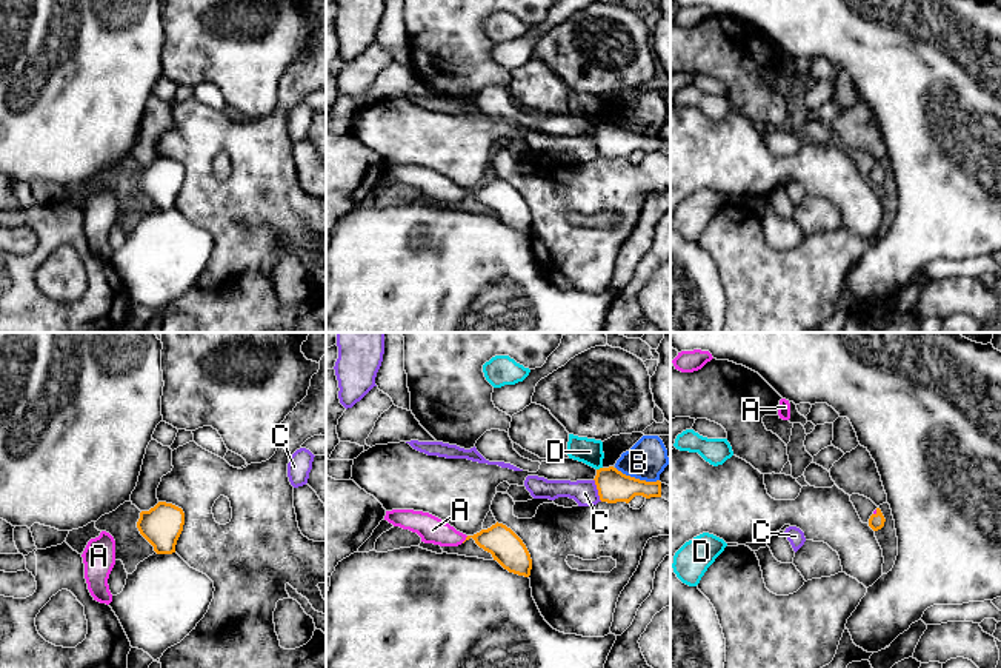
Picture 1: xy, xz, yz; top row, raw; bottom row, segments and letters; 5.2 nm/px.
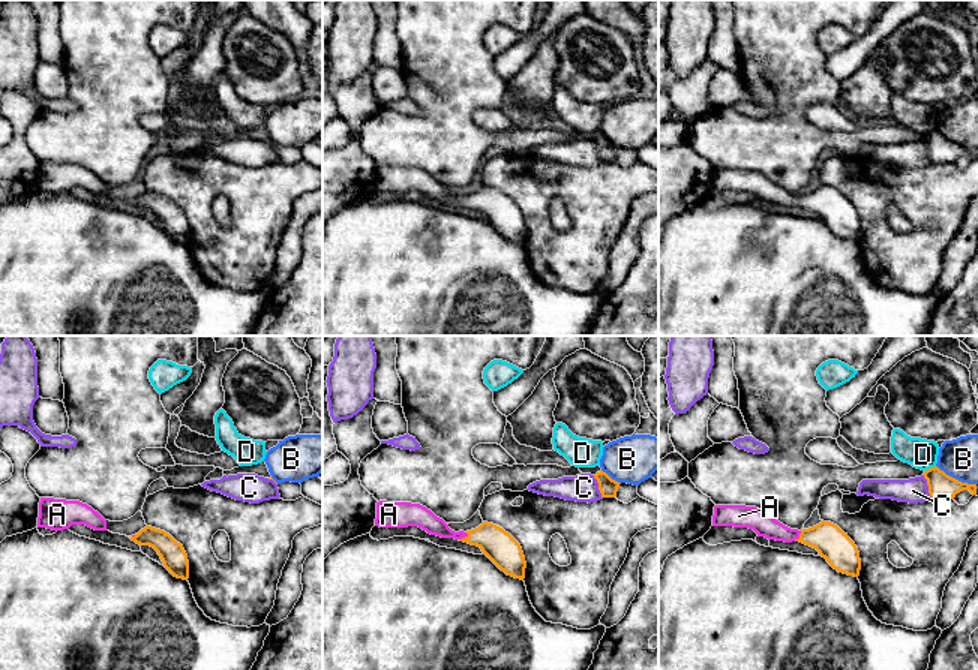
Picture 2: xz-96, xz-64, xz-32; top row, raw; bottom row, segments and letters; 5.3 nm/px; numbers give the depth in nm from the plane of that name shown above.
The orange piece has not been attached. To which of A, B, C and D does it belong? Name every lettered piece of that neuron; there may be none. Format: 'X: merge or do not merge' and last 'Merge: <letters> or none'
A: merge
B: do not merge
C: do not merge
D: do not merge
Merge: A

